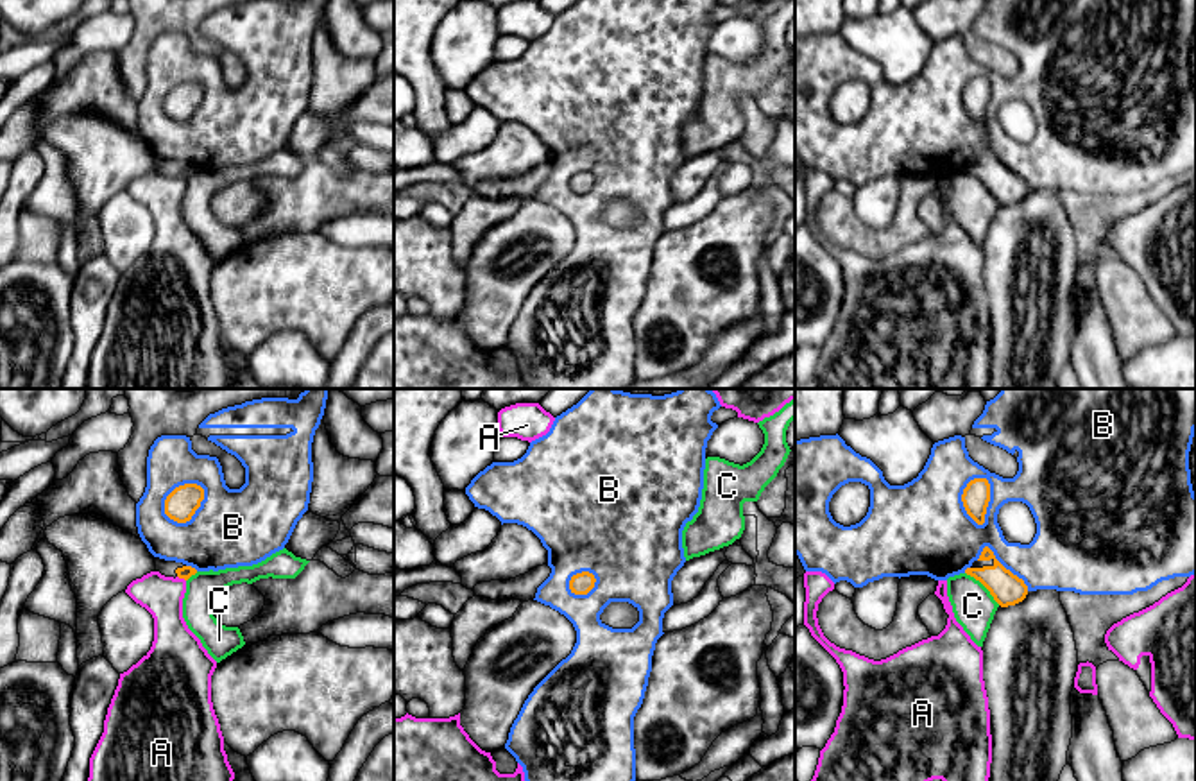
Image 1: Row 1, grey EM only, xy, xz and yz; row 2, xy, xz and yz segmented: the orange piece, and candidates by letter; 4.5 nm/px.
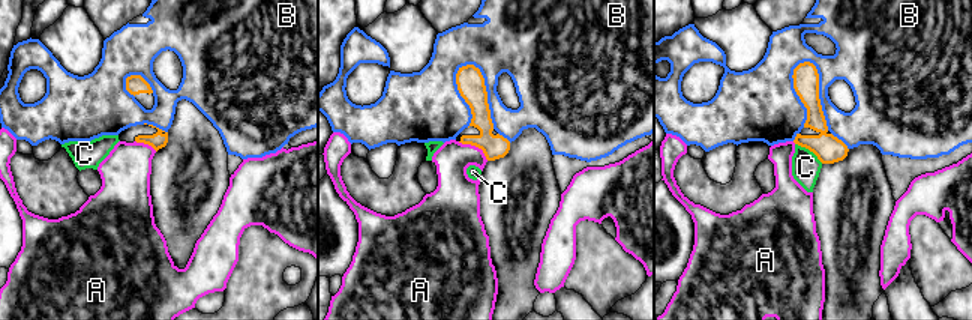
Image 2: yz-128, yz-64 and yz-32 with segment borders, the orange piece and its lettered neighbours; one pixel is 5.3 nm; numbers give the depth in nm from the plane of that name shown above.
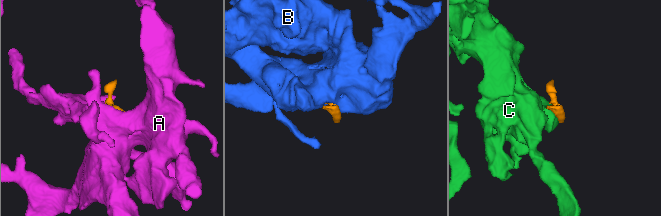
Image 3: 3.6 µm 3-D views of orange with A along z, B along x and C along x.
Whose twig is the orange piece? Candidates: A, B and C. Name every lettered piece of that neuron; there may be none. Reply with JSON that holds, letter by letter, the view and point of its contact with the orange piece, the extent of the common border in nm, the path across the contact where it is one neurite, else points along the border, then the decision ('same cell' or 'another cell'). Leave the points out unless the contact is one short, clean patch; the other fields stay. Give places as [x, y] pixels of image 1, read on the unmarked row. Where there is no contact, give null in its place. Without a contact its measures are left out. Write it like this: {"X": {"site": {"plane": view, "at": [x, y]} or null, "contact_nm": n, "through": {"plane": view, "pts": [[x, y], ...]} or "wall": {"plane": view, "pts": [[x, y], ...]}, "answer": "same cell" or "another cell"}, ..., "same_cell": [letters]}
{"A": {"site": {"plane": "xy", "at": [181, 176]}, "contact_nm": 50, "wall": {"plane": "xy", "pts": [[178, 174], [185, 180]]}, "answer": "another cell"}, "B": {"site": {"plane": "xy", "at": [179, 85]}, "contact_nm": 220, "answer": "another cell"}, "C": {"site": {"plane": "yz", "at": [983, 183]}, "contact_nm": 220, "wall": {"plane": "yz", "pts": [[965, 171], [999, 203]]}, "answer": "another cell"}, "same_cell": []}

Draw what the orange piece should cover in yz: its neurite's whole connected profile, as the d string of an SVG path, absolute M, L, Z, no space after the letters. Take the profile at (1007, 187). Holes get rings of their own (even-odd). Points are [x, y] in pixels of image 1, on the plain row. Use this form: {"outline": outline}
{"outline": "M988 145L965 172L979 179L1001 206L1015 204L1028 193L1024 179L1006 168Z"}

